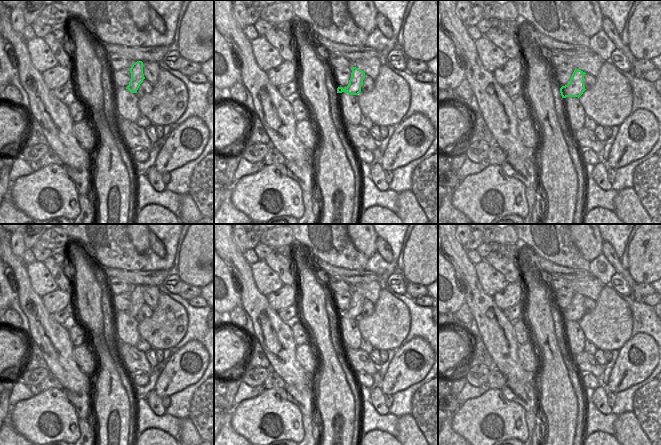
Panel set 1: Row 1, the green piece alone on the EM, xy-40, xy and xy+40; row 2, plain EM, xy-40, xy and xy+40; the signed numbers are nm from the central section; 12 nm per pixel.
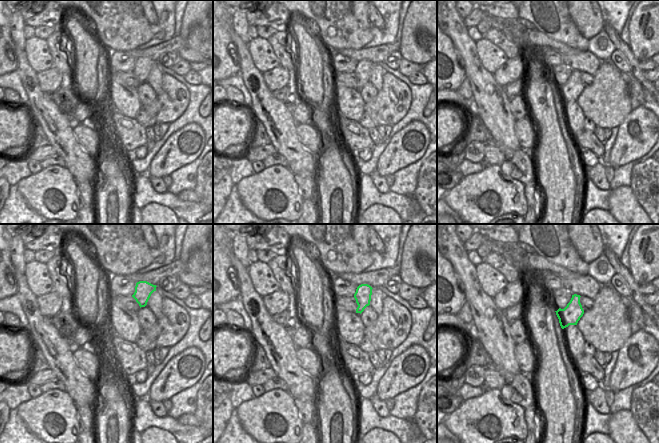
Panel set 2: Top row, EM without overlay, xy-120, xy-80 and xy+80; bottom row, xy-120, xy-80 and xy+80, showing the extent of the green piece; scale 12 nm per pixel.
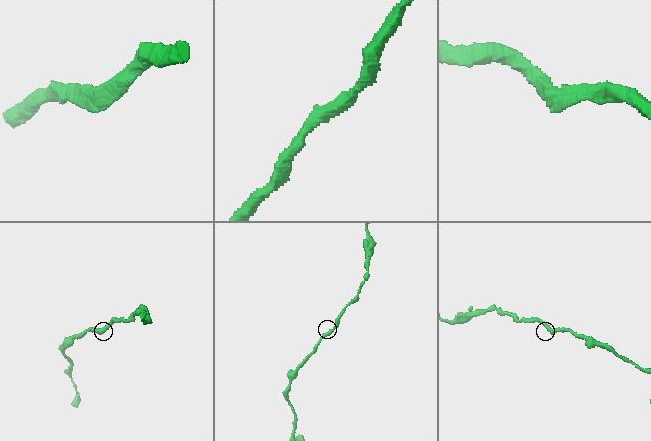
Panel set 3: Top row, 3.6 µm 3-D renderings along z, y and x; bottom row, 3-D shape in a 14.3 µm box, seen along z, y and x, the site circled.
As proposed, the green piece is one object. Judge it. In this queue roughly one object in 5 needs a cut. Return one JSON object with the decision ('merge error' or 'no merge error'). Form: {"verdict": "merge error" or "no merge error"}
{"verdict": "no merge error"}

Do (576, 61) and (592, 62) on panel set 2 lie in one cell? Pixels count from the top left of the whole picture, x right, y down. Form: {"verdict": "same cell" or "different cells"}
{"verdict": "same cell"}

